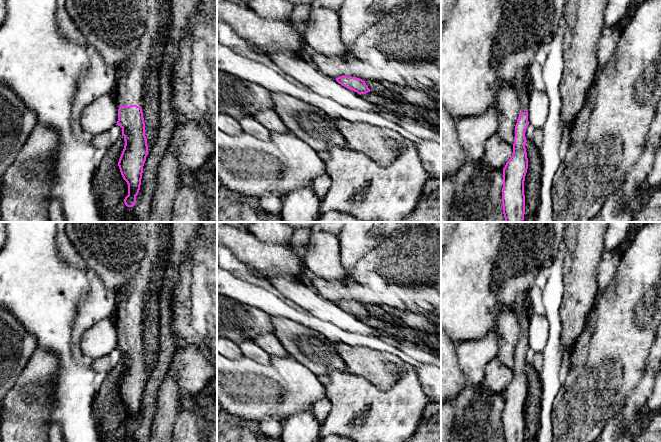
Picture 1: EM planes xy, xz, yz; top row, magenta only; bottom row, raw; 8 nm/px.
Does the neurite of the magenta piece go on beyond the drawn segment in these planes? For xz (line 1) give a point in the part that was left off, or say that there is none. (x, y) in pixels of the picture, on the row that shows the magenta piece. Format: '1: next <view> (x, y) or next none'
1: next none

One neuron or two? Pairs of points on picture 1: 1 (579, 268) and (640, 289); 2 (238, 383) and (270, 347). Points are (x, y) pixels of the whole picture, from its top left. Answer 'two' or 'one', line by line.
1: two
2: two

